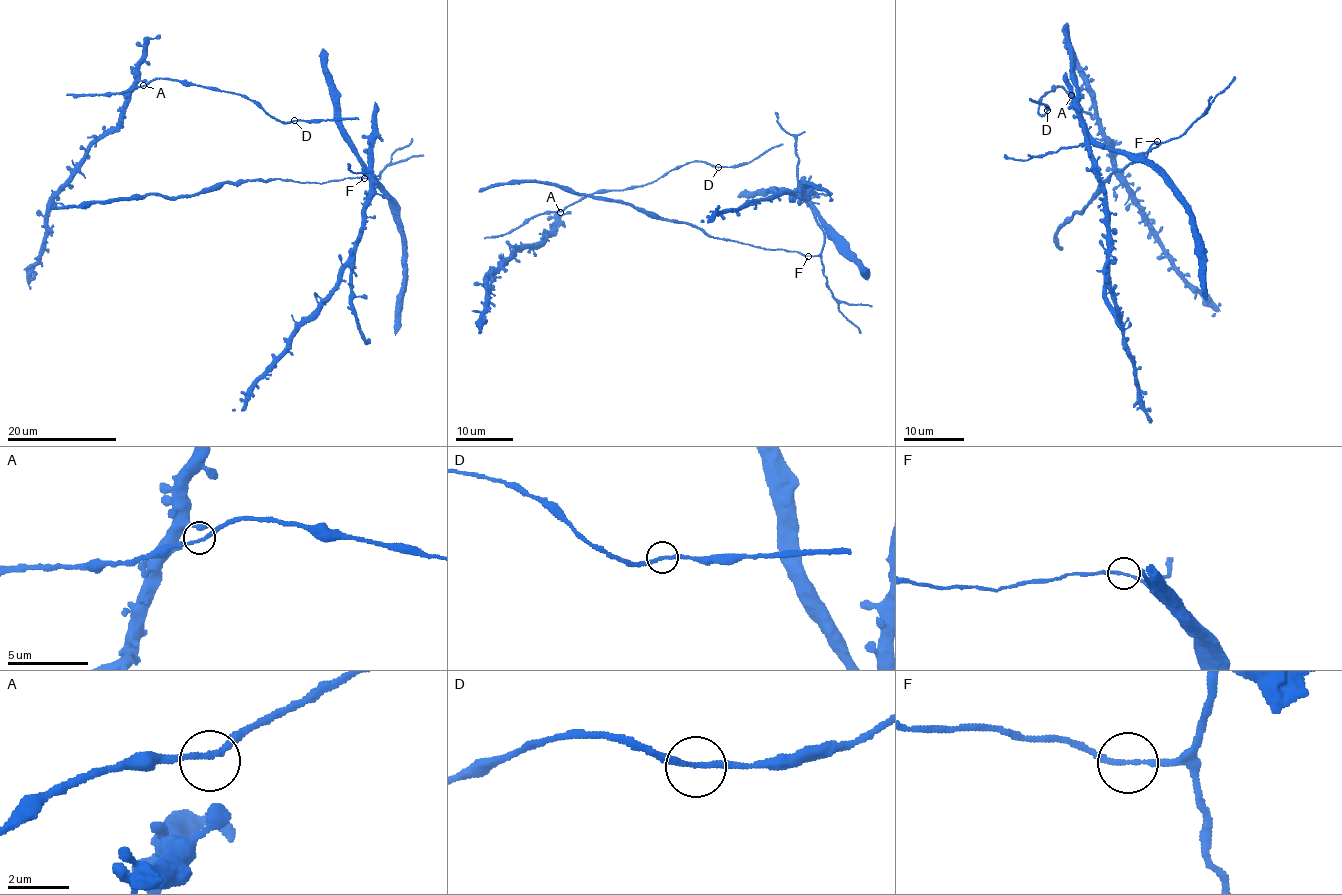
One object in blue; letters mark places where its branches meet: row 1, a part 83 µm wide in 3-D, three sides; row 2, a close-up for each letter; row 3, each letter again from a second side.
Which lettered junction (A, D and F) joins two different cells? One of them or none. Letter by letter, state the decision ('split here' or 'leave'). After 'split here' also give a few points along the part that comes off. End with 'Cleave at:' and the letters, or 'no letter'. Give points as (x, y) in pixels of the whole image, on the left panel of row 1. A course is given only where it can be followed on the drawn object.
A: leave
D: leave
F: leave
Cleave at: no letter

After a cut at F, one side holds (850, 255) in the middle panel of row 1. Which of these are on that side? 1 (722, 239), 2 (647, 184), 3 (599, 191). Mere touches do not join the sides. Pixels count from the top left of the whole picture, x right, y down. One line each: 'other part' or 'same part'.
1: other part
2: same part
3: same part

